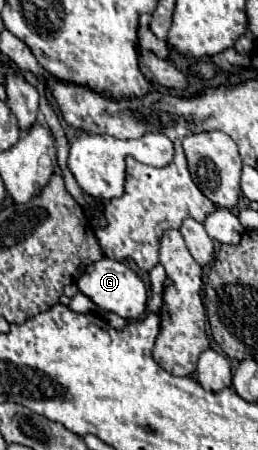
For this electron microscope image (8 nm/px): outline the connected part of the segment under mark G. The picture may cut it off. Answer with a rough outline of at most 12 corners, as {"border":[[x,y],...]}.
{"border":[[103,258],[77,280],[103,312],[137,320],[147,308],[143,280]]}

